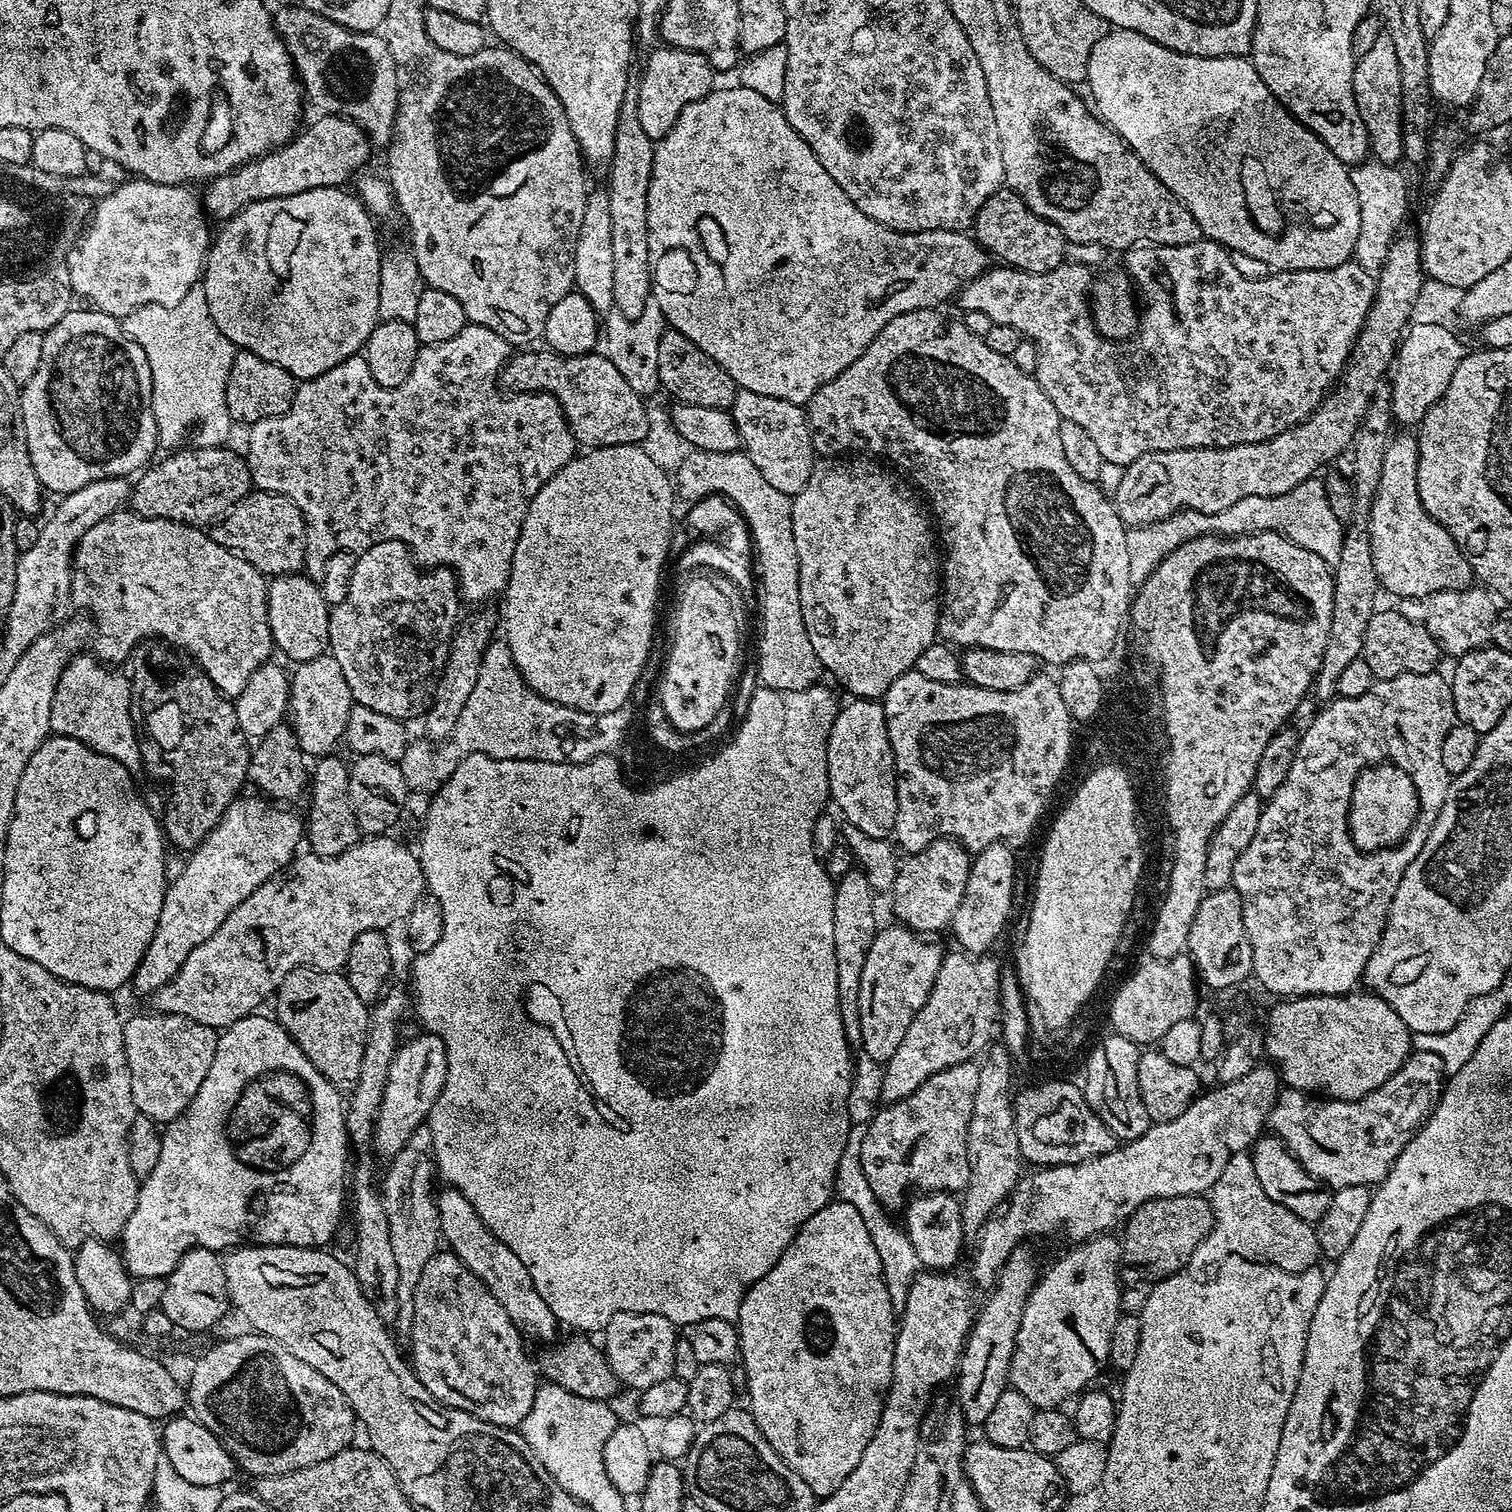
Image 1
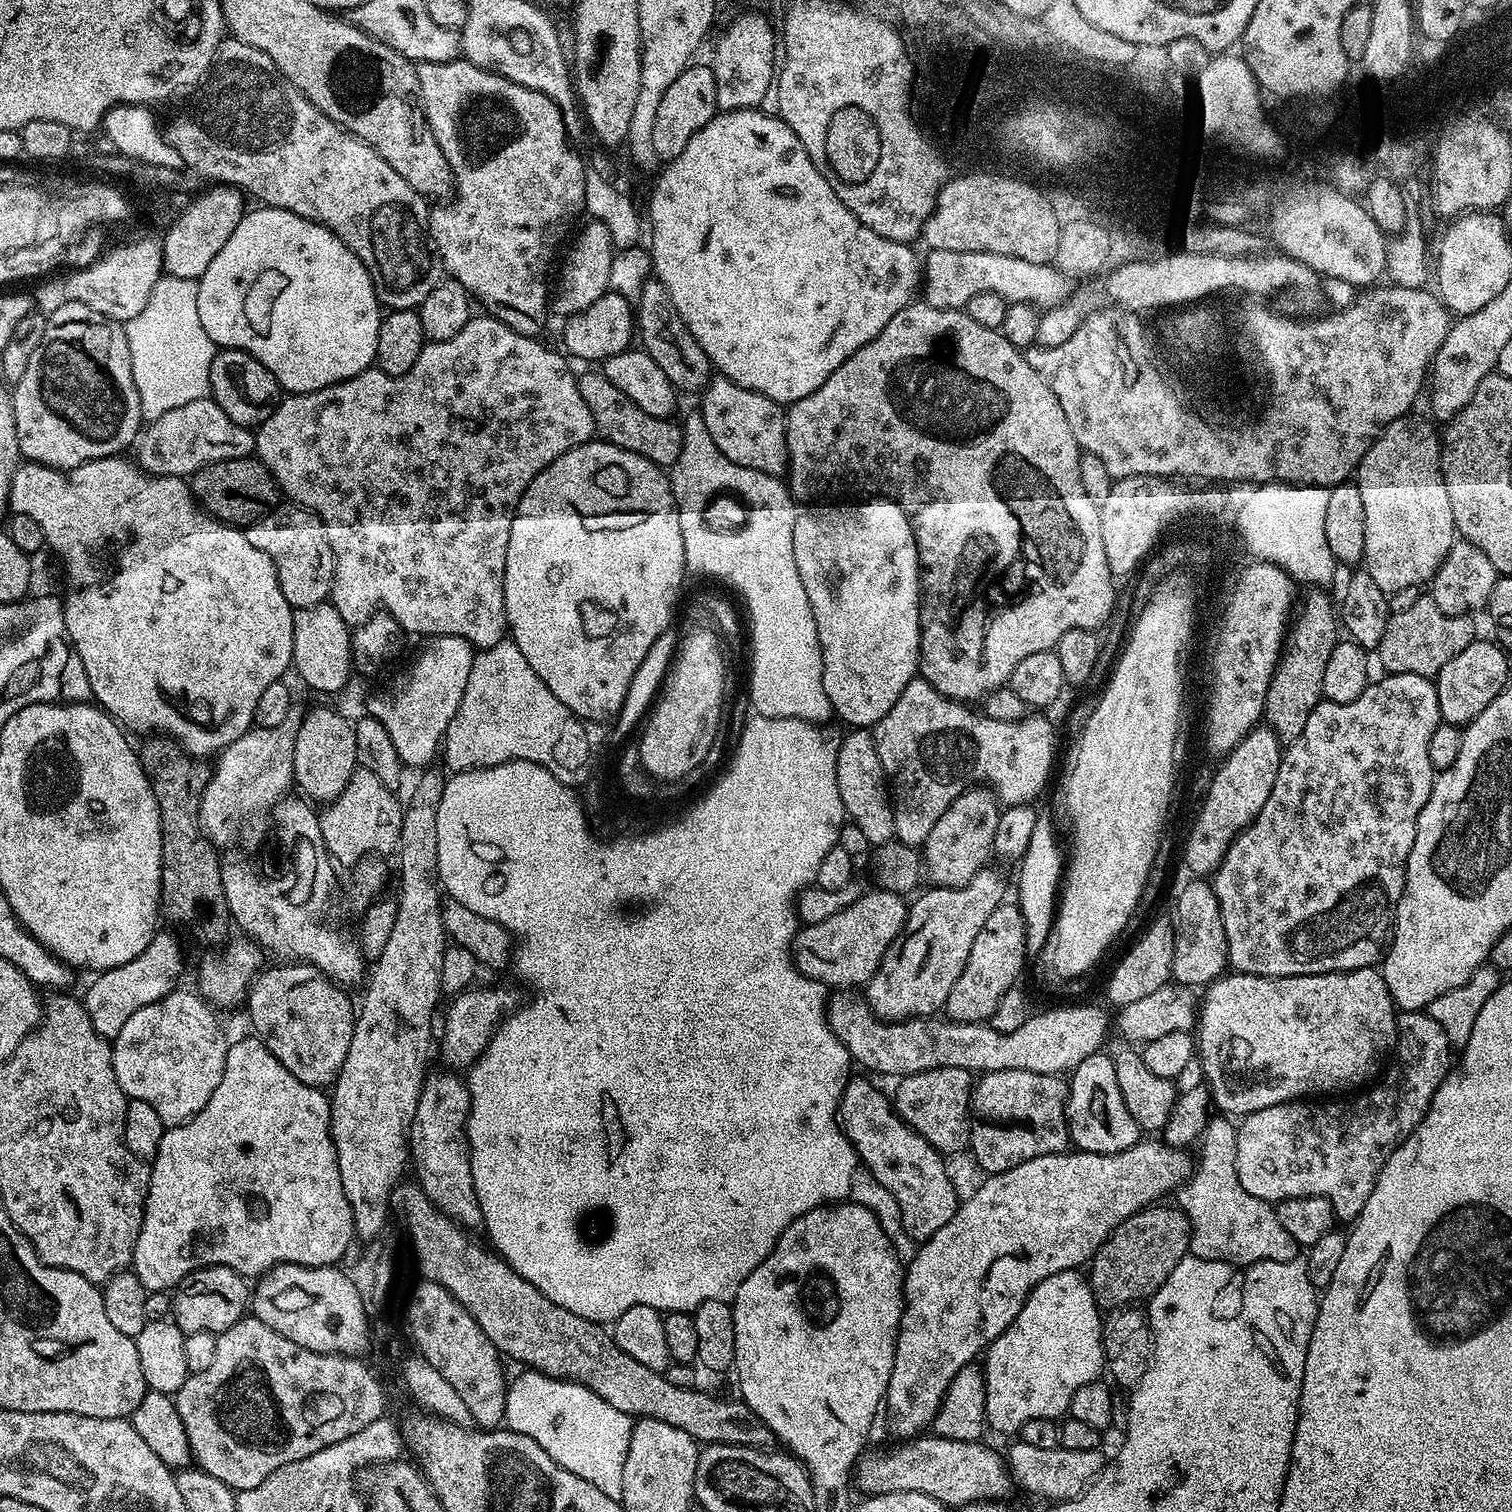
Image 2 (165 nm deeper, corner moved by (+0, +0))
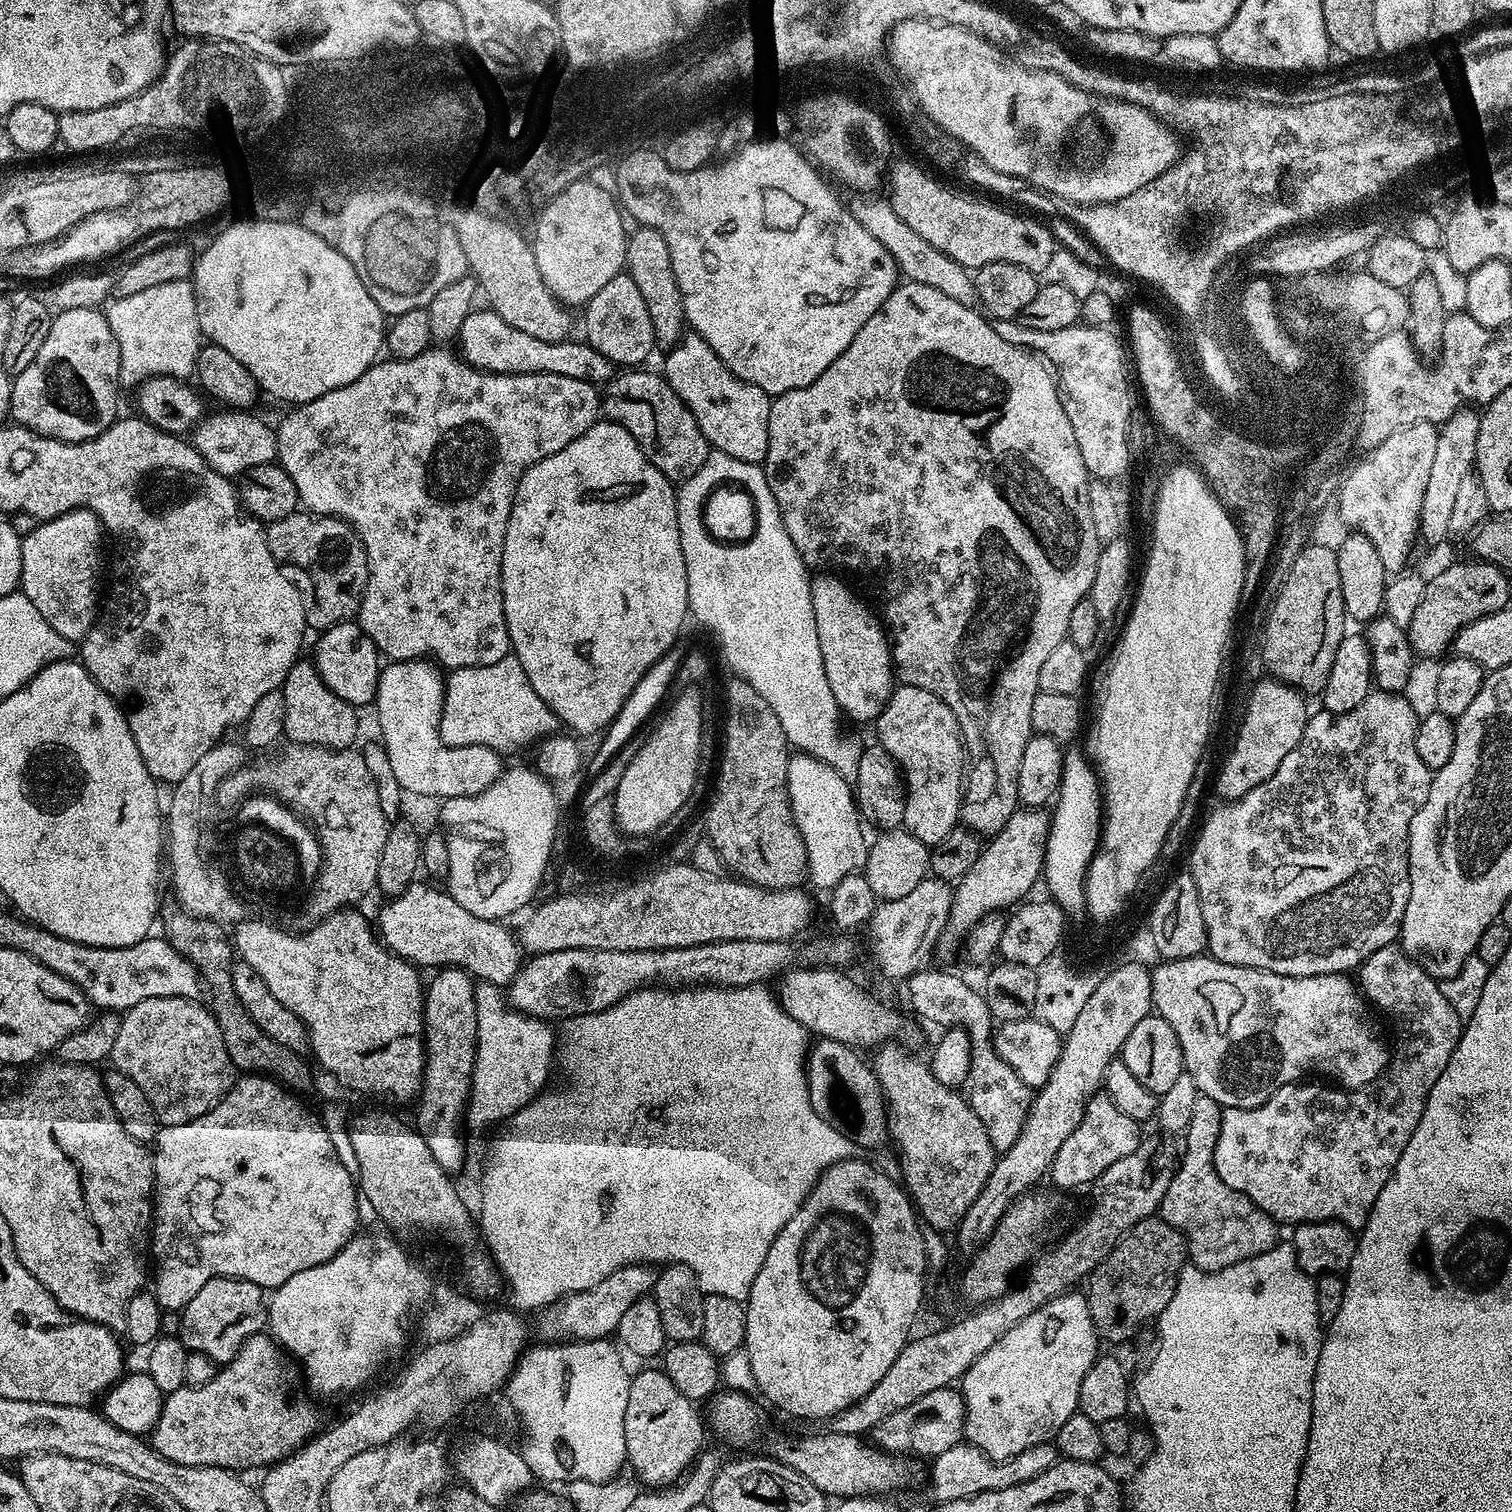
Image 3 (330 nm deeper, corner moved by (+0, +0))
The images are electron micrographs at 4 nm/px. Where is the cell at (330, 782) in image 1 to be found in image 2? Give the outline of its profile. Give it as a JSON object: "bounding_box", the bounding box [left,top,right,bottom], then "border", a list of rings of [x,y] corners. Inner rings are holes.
{"bounding_box":[292,708,358,802],"border":[[[312,708],[303,713],[294,742],[294,770],[292,779],[295,787],[301,788],[309,801],[331,802],[346,790],[350,778],[358,767],[358,746],[354,746],[354,724],[332,708]]]}

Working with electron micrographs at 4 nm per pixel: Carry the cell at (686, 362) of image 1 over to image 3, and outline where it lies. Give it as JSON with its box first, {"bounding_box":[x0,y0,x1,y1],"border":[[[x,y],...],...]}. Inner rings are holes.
{"bounding_box":[625,227,686,350],"border":[[[637,227],[627,237],[625,269],[628,276],[634,278],[642,298],[646,301],[646,311],[650,314],[650,326],[654,326],[656,348],[667,350],[673,348],[686,331],[684,303],[674,278],[673,262],[666,247],[665,239],[653,228]]]}

